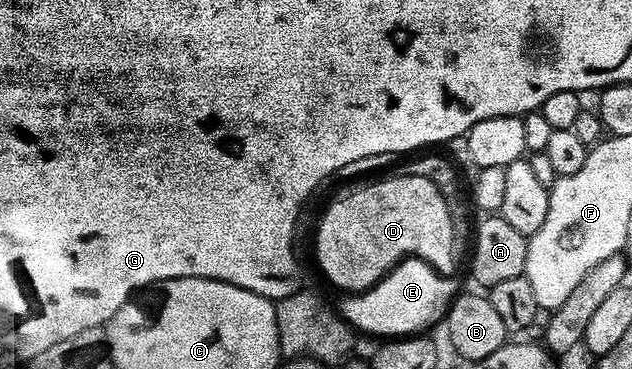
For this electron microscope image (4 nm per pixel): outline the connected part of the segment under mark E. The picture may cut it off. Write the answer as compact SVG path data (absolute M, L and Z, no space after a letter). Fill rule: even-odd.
M404 258L370 289L340 296L343 298L337 304L337 311L356 330L381 334L381 337L413 335L440 322L458 291L452 276L442 275L422 258Z

